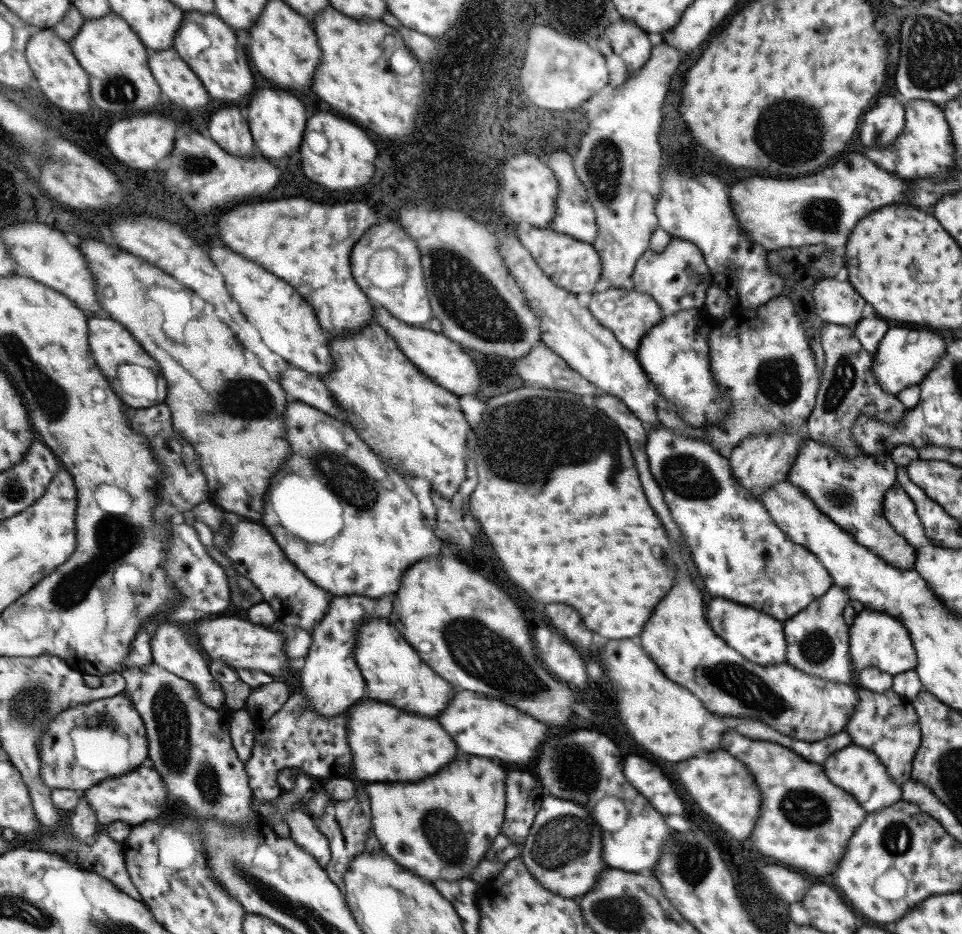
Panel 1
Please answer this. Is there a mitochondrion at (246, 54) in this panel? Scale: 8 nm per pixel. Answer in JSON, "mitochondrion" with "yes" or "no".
{"mitochondrion":"no"}

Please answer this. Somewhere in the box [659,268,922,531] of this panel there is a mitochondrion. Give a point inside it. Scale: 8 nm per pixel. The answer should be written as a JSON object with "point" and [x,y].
{"point":[777,379]}

